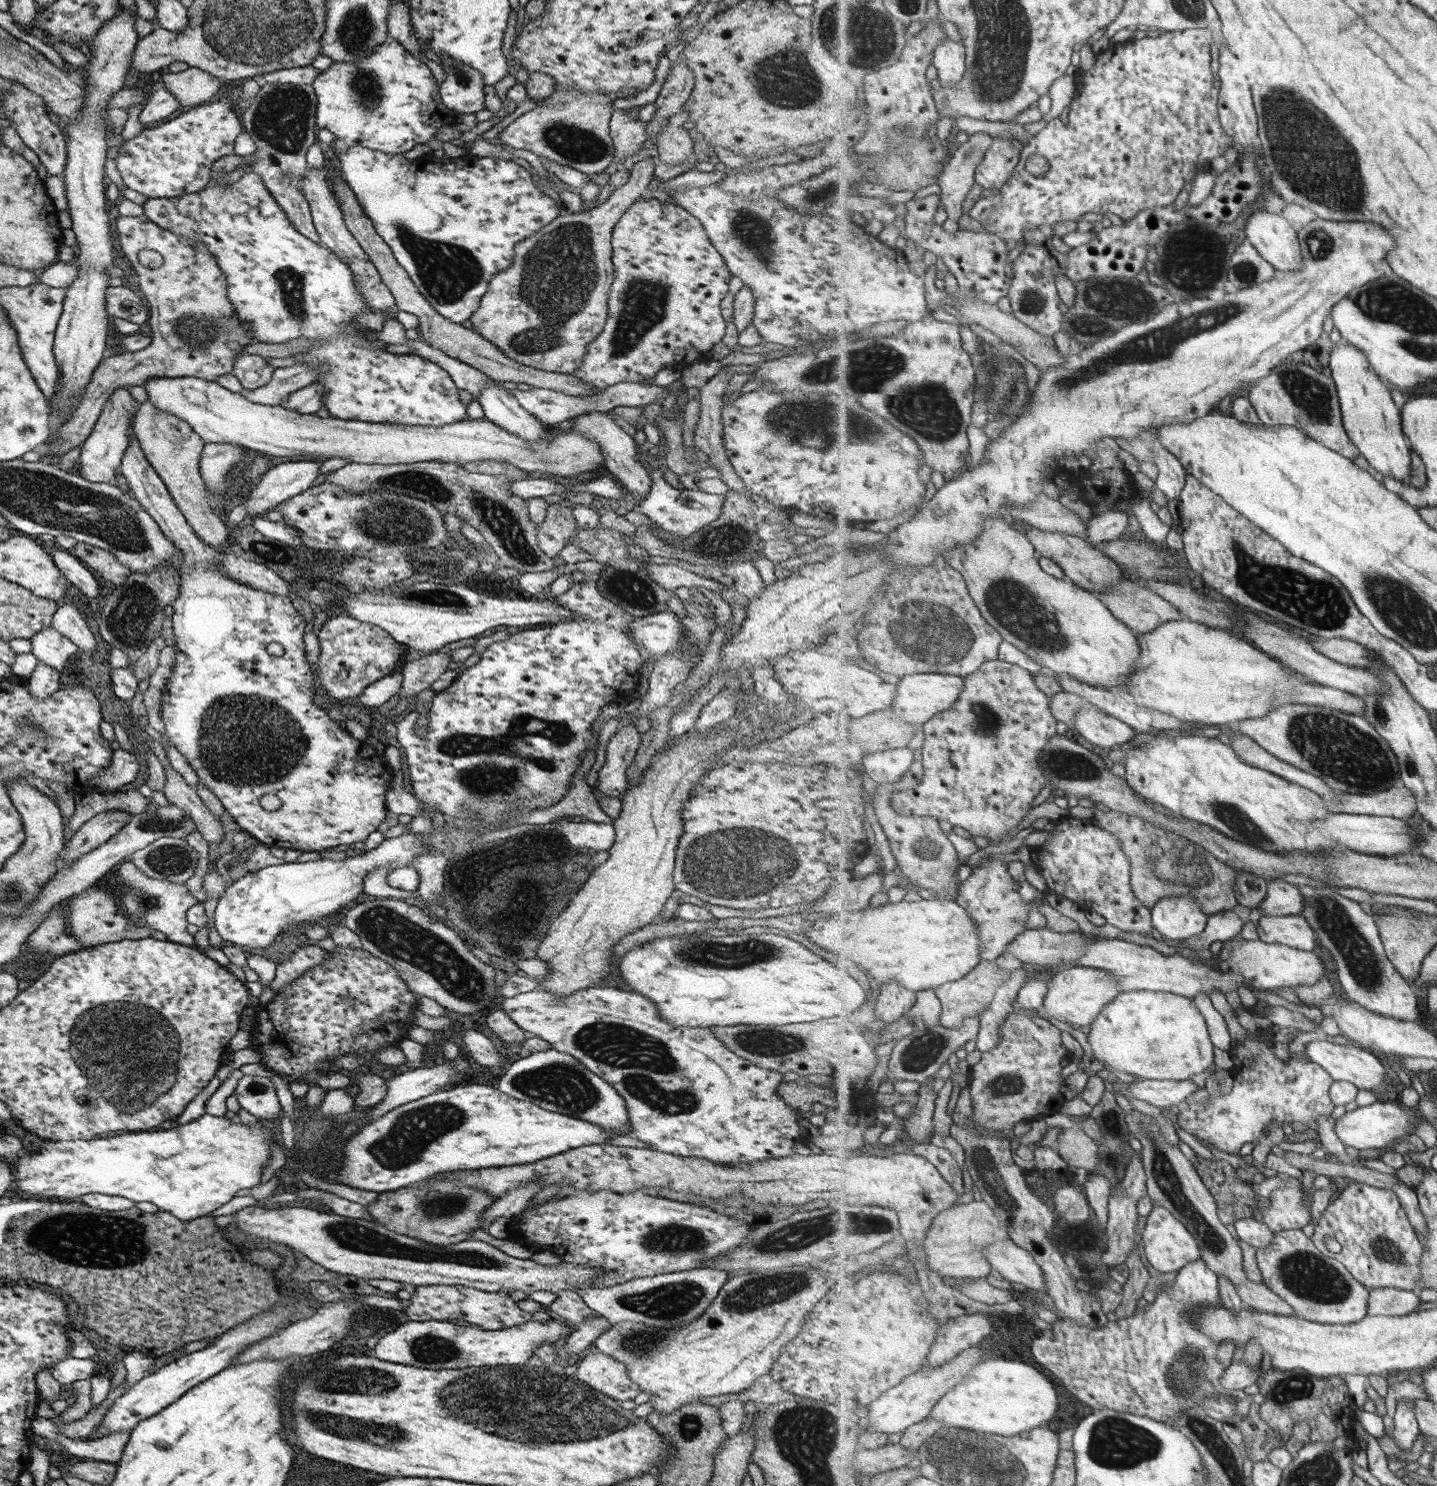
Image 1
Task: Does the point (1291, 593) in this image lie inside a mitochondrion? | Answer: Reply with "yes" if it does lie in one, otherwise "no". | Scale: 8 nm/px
yes

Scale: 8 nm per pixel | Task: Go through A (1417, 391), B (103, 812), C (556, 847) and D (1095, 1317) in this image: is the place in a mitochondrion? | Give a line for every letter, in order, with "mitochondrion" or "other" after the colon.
A: other
B: other
C: mitochondrion
D: other

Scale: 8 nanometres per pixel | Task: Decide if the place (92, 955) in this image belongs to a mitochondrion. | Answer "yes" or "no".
no

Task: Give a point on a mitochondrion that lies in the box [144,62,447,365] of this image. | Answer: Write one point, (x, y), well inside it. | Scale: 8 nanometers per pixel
(282, 119)

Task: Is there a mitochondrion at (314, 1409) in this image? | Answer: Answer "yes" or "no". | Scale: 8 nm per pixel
yes

